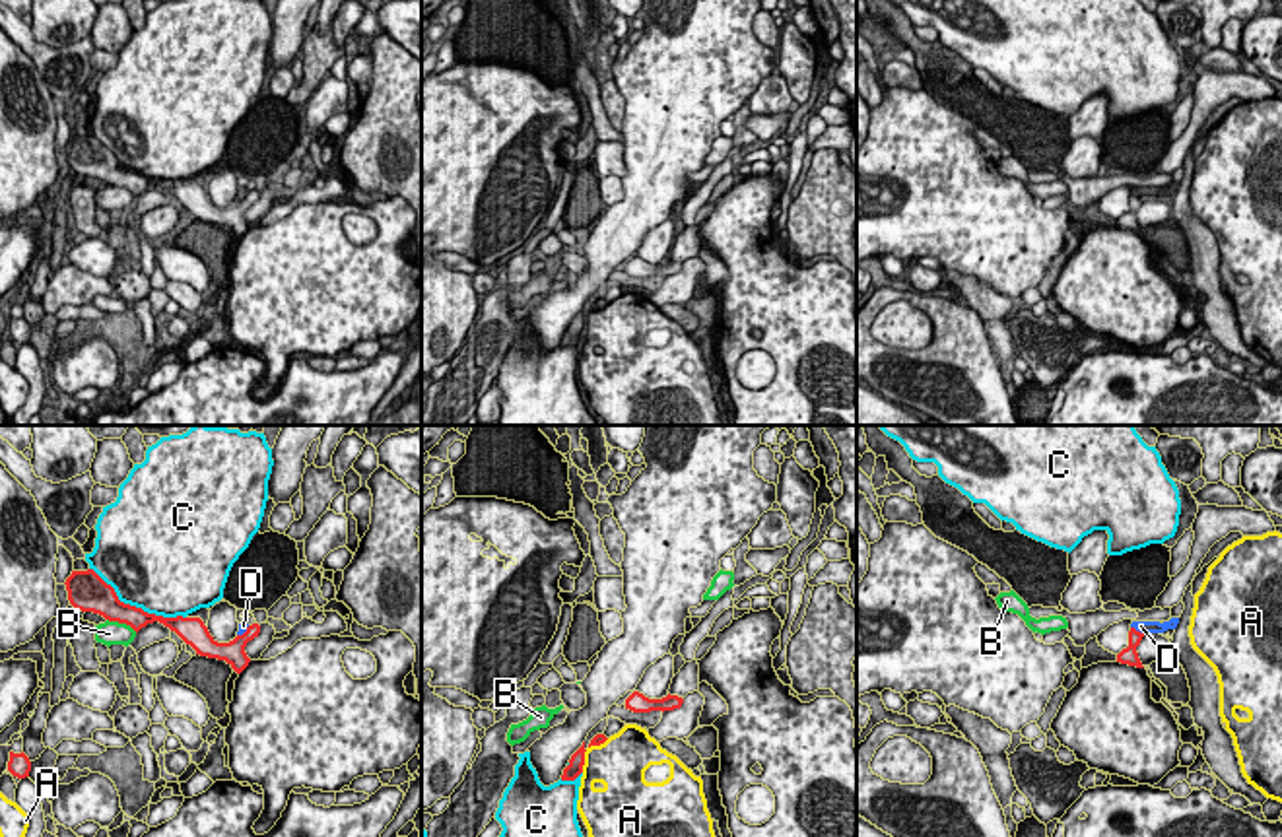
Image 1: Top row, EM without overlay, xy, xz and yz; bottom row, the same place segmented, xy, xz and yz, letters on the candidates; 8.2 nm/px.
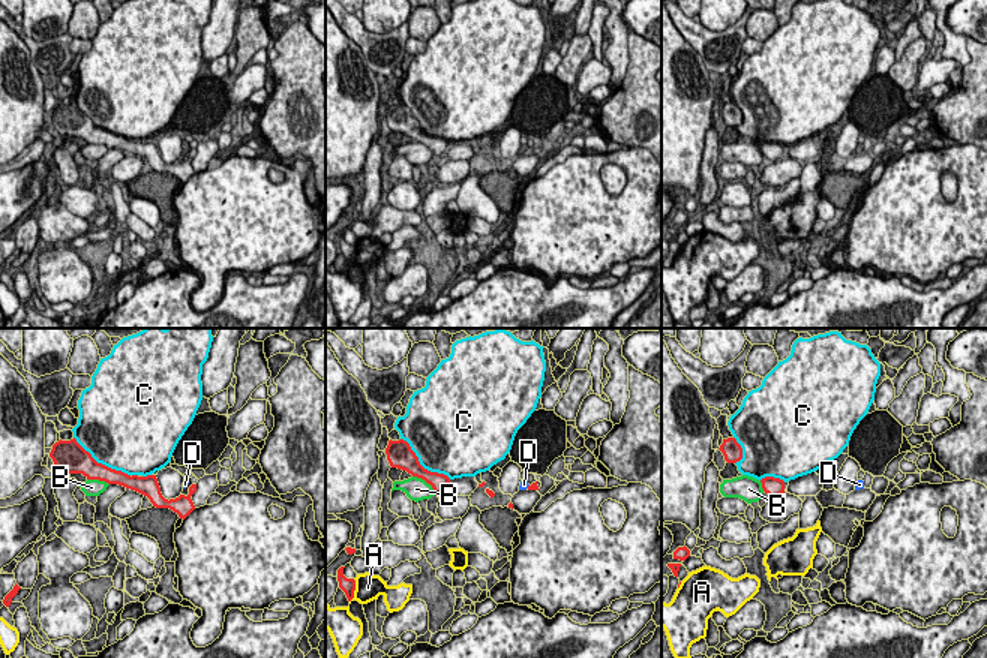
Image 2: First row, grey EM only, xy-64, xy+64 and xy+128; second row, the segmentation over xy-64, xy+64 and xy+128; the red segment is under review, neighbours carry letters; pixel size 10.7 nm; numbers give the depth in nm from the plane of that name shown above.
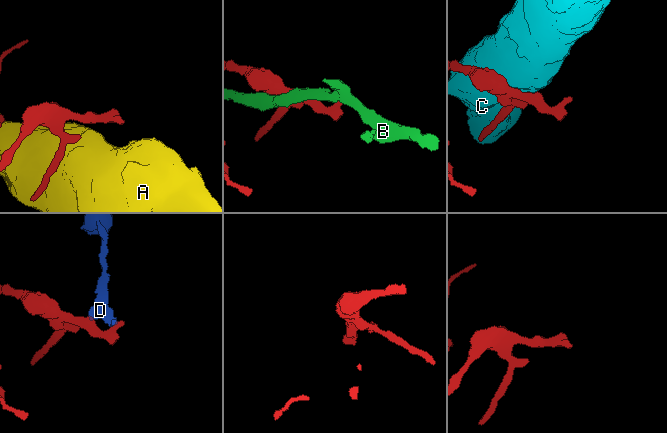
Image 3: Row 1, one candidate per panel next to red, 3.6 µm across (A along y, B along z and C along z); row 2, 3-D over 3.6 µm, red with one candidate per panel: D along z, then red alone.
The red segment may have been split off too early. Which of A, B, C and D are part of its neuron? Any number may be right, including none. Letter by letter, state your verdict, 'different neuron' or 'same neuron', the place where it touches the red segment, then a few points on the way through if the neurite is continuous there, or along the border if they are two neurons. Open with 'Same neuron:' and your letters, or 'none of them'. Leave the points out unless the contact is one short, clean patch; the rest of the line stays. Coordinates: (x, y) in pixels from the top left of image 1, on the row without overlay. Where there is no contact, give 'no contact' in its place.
Same neuron: none of them
A: different neuron; meets red in xz at (585, 315)
B: different neuron; meets red in xy at (123, 187)
C: different neuron; meets red in xy at (134, 171)
D: different neuron; meets red in yz at (1135, 195); border along yz (1131, 191), (1143, 199)

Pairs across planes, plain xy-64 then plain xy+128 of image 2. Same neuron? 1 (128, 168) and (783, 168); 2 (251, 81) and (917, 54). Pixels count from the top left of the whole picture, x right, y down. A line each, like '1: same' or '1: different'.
1: same
2: different

